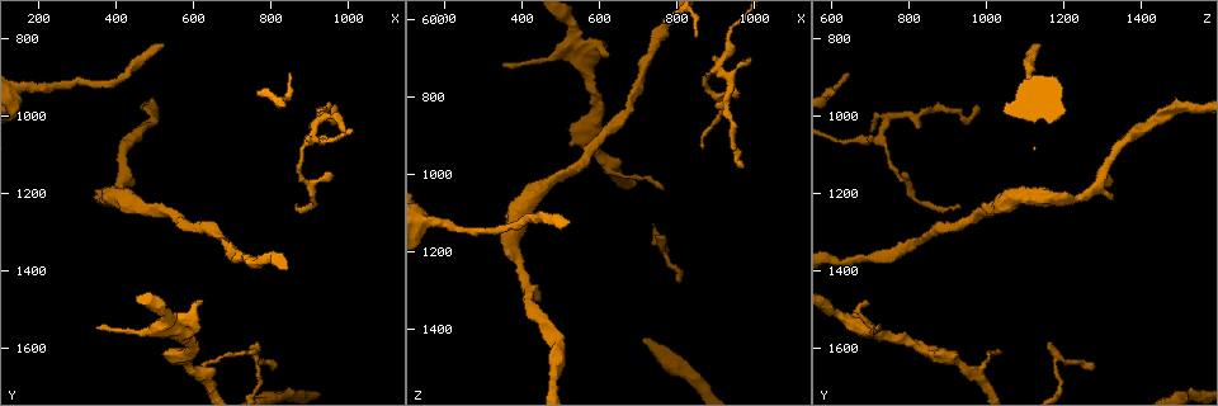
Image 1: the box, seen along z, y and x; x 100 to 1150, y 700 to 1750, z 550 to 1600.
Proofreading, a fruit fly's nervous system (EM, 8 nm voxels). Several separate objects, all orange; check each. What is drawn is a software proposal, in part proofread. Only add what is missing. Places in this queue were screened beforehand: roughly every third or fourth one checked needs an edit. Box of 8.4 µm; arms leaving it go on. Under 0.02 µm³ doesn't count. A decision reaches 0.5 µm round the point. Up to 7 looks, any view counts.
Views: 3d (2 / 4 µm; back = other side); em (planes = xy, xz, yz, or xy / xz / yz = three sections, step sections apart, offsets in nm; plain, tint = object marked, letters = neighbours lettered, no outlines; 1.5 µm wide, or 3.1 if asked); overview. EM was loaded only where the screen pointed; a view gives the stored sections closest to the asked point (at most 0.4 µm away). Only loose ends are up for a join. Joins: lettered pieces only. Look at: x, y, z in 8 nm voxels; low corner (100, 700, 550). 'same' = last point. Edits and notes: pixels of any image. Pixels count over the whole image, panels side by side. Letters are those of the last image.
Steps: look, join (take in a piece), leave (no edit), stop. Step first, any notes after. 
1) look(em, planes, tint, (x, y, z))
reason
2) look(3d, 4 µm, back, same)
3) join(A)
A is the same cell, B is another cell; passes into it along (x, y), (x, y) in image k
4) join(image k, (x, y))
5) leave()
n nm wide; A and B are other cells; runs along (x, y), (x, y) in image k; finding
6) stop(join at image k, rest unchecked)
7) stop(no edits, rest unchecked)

look(em, planes, tint, (615, 1480, 695))
free end

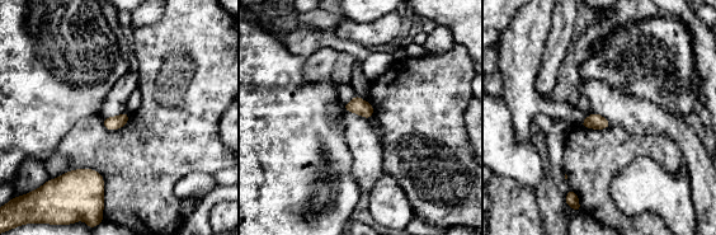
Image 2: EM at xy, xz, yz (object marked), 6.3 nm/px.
look(em, planes, letters, same)
what lies round it

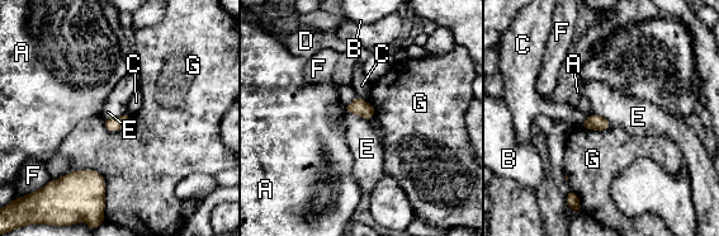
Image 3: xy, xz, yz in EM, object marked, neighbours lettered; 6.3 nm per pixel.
leave()
A, B, C, D, E, F and G are other cells; border along (346, 111), (372, 121) in image 3; none of them fits

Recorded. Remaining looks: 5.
look(3d, 4 µm, (865, 1235, 930))
an open end

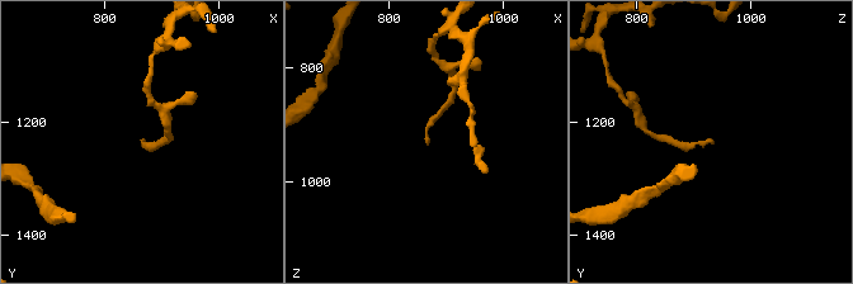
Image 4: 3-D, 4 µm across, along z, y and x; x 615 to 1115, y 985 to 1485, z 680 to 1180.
look(em, planes, plain, (865, 1230, 930))
now the EM

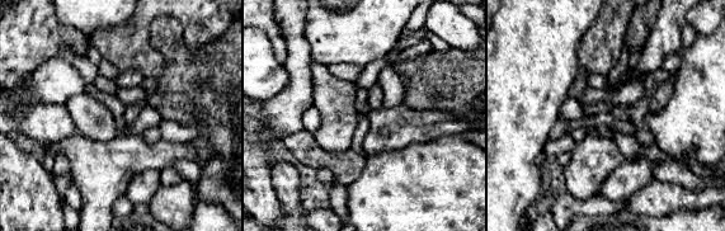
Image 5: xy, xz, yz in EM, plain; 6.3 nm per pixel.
look(em, planes, letters, same)

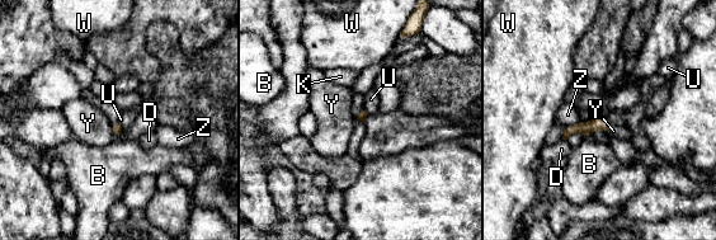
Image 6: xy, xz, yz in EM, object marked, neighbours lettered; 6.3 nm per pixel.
leave()
B, D, K, U, W, Y and Z are other cells; runs along (608, 127), (576, 127), (568, 131) in image 6; no lettered piece goes on from it

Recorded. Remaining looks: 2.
stop(no edits, rest unchecked)

